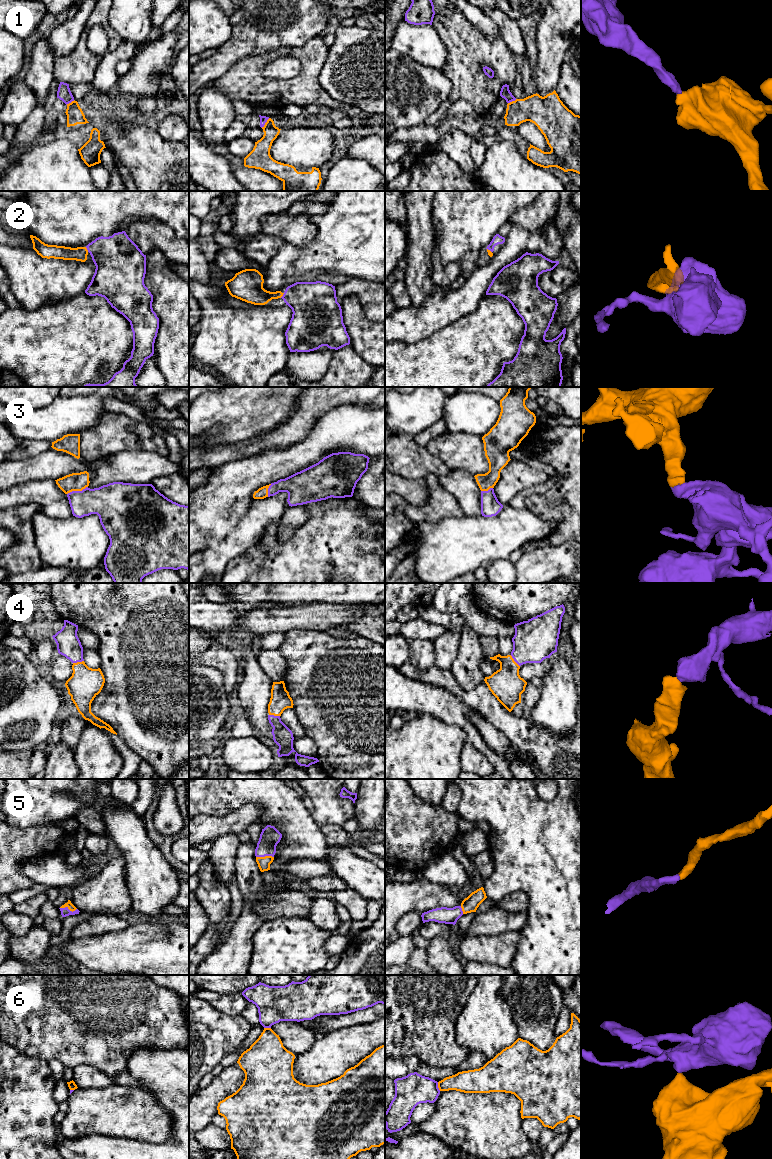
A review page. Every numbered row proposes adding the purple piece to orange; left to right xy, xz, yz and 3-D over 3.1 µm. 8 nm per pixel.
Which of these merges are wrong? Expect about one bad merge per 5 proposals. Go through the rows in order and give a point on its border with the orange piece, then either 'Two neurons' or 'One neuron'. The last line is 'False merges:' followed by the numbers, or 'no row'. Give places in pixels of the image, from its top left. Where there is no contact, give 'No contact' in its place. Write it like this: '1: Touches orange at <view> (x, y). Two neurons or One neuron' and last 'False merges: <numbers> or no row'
1: Touches orange at xz (265, 123). One neuron
2: Touches orange at xy (86, 249). One neuron
3: Touches orange at xy (77, 490). One neuron
4: Touches orange at yz (514, 661). One neuron
5: Touches orange at xy (68, 908). One neuron
6: Touches orange at yz (438, 1086). Two neurons
False merges: 6

